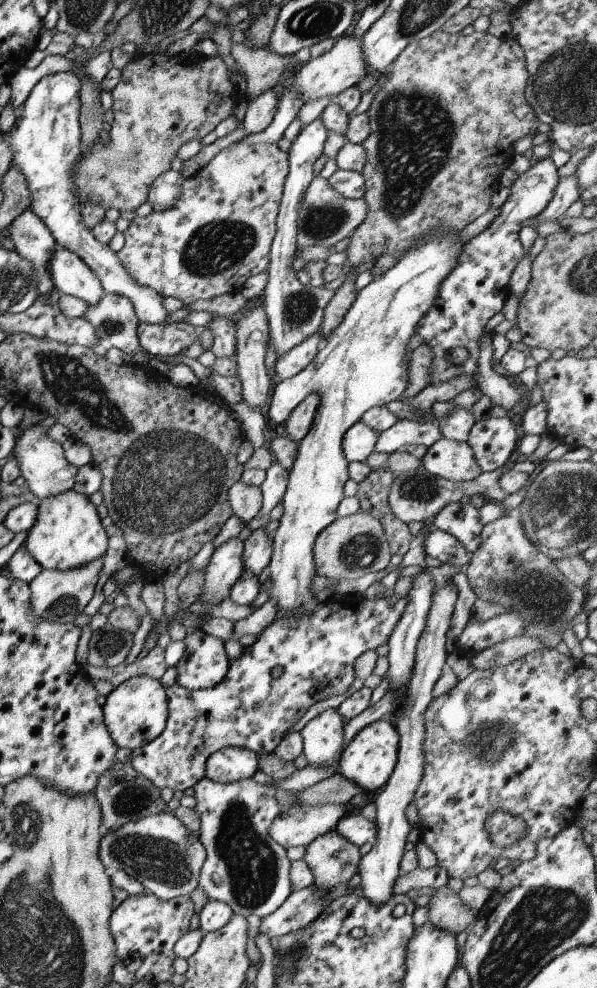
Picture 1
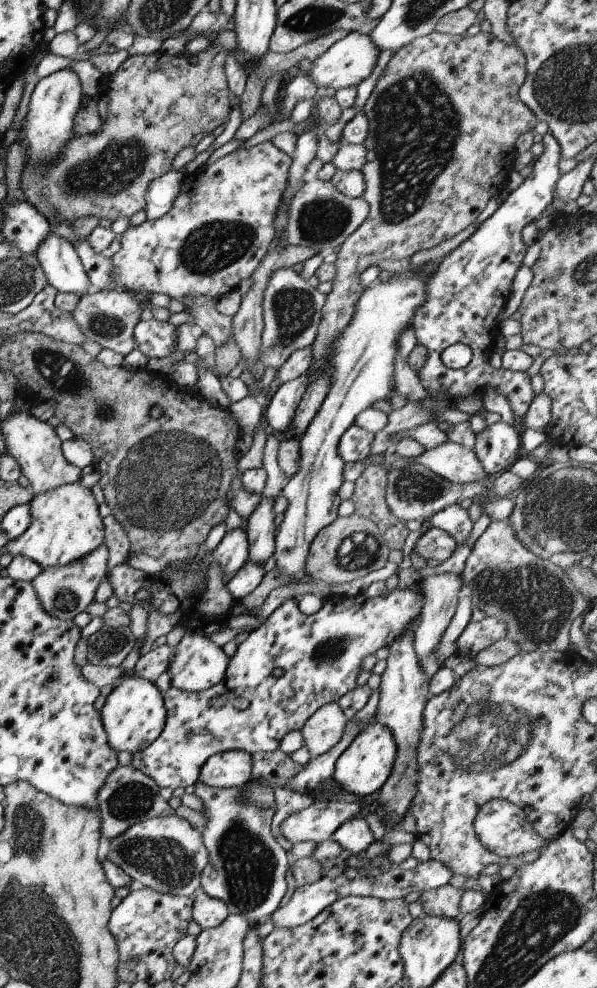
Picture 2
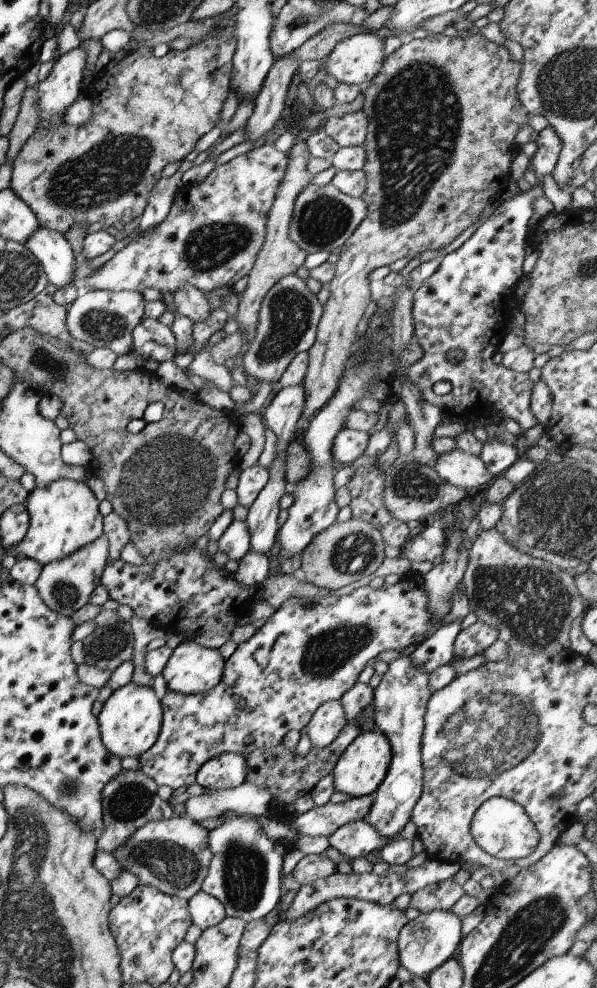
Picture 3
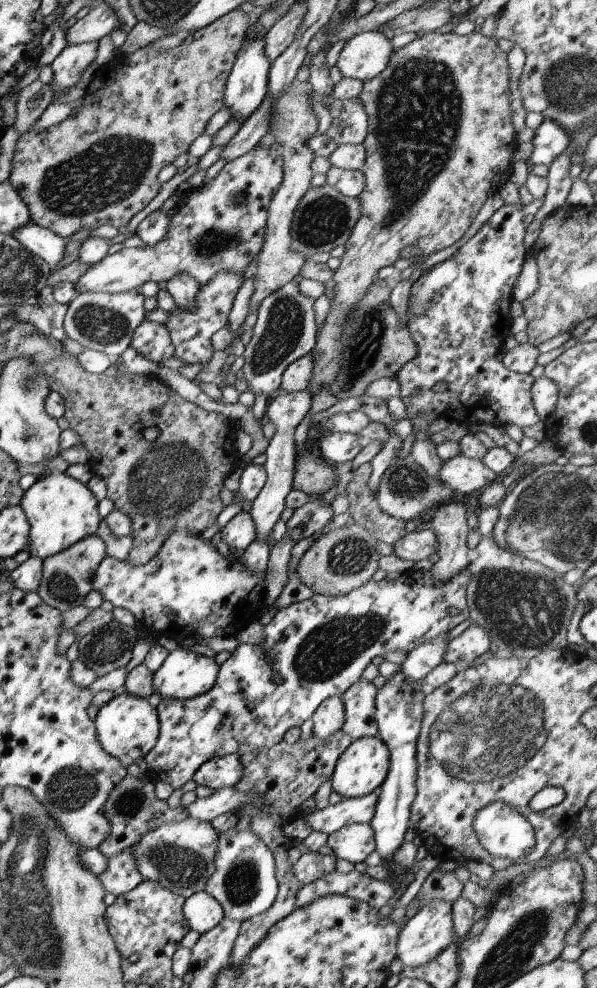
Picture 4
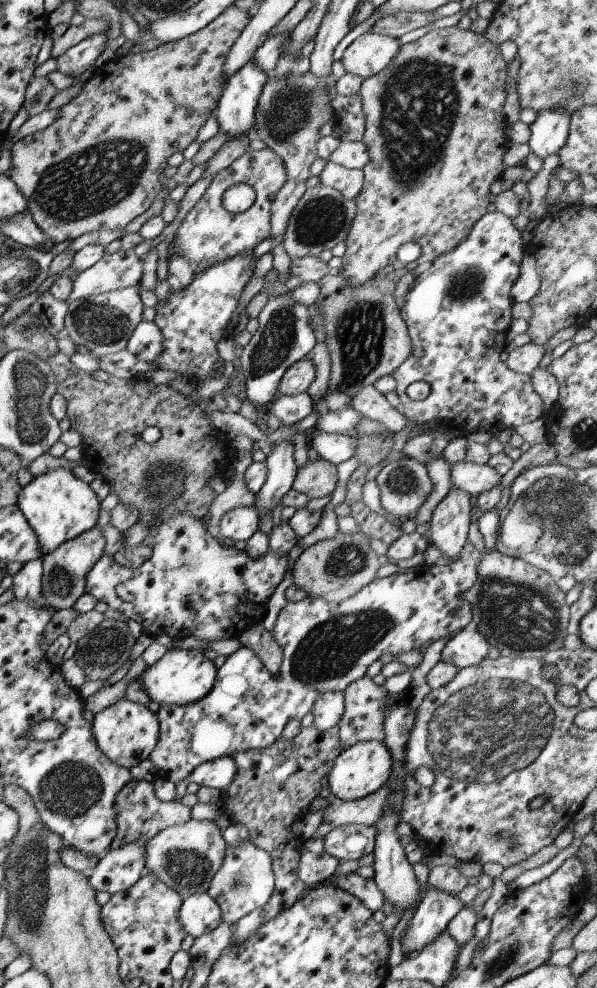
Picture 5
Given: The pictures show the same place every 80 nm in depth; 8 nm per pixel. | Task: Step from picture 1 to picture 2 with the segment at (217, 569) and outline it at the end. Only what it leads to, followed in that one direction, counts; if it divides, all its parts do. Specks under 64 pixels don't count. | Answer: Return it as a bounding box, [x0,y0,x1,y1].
[213,526,248,574]

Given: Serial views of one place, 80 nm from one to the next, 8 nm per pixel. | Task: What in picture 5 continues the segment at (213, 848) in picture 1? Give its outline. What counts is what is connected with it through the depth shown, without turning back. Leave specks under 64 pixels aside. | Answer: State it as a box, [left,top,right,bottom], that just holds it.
[206,840,273,925]

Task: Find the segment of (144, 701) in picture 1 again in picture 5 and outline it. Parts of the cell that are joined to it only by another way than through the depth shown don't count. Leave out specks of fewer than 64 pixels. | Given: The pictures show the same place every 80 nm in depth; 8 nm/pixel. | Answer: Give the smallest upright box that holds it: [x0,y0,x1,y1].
[90,698,158,770]

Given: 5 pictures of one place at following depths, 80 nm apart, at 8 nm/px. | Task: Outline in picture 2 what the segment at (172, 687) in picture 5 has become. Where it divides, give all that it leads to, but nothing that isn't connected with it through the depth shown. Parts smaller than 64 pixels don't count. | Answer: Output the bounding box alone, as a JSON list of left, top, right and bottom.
[166,629,228,692]

